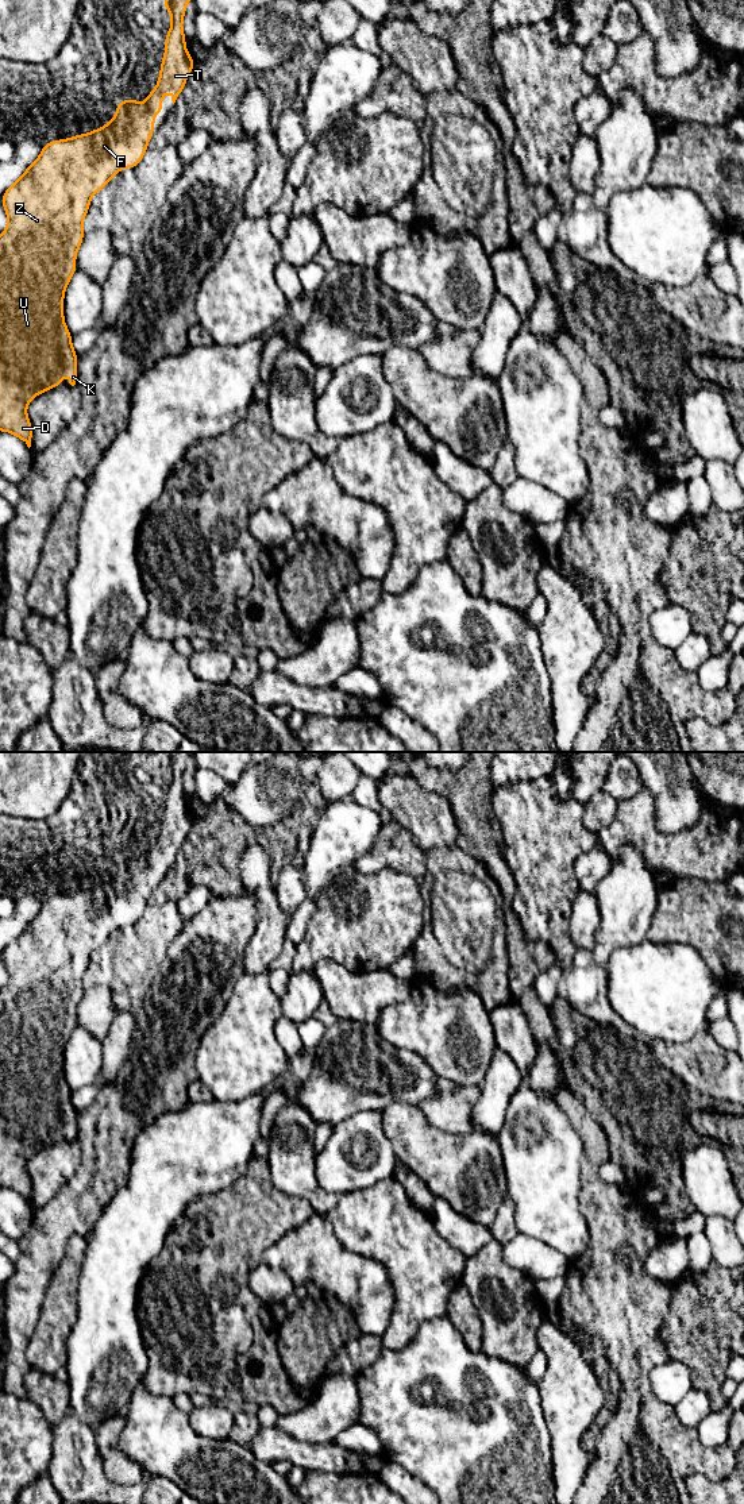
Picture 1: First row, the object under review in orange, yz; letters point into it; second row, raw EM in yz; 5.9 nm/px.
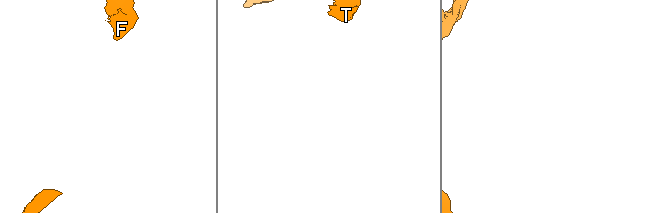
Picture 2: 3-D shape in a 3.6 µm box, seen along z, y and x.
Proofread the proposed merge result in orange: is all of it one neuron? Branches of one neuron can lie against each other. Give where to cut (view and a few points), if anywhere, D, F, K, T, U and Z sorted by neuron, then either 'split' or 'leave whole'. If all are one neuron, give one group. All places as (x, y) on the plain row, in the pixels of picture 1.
cut none; groups D F K T U Z; leave whole

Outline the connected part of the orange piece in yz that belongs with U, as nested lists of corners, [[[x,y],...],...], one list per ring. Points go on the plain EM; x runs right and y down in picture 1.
[[[169,752],[163,763],[171,771],[171,783],[166,790],[165,813],[161,818],[161,830],[157,842],[147,852],[147,857],[120,856],[115,874],[104,883],[89,890],[57,895],[42,903],[39,914],[24,926],[23,932],[1,952],[8,972],[8,982],[0,991],[0,1187],[11,1188],[31,1203],[32,1181],[27,1173],[27,1160],[38,1150],[61,1139],[62,1127],[69,1126],[69,1139],[76,1141],[78,1126],[77,1114],[72,1103],[72,1091],[63,1076],[63,1049],[76,1029],[76,1009],[84,995],[82,977],[95,949],[103,945],[109,936],[124,923],[136,923],[153,894],[154,869],[165,871],[161,855],[166,845],[171,845],[171,857],[176,859],[184,847],[193,814],[188,810],[182,775],[185,763],[194,752]]]

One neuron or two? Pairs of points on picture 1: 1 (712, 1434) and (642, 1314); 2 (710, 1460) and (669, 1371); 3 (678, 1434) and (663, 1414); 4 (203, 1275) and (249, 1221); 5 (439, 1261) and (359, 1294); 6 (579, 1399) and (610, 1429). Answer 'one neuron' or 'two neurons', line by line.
1: two neurons
2: two neurons
3: one neuron
4: one neuron
5: two neurons
6: two neurons

